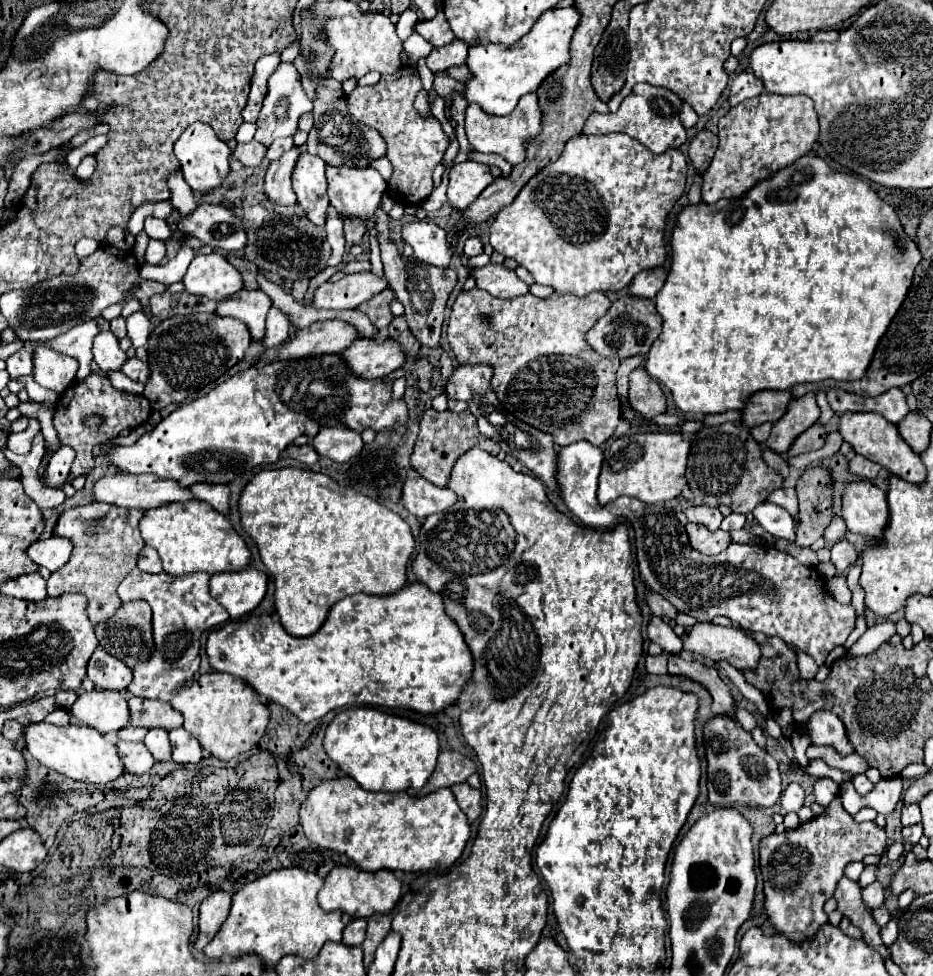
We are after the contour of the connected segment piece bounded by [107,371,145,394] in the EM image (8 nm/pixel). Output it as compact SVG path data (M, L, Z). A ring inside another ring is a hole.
M111 371L107 375L114 388L119 391L137 394L142 394L144 391L144 384L131 380L120 371Z

